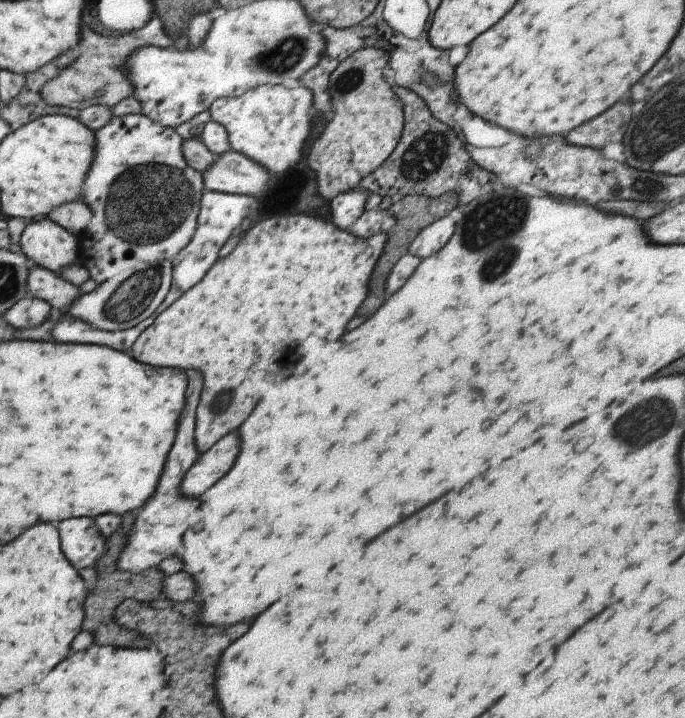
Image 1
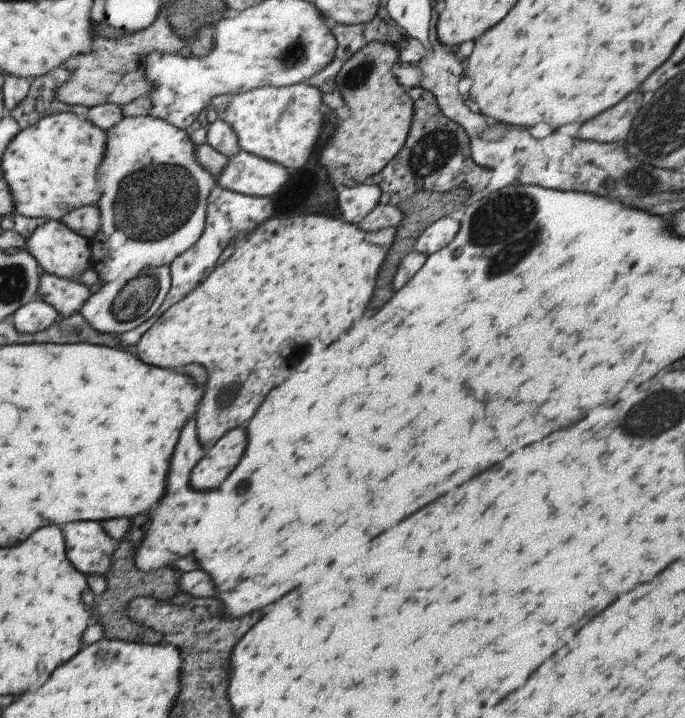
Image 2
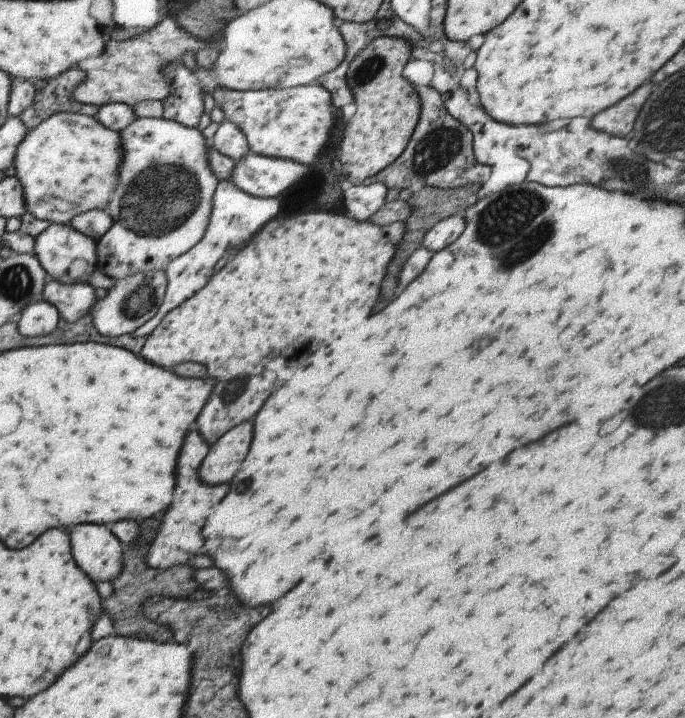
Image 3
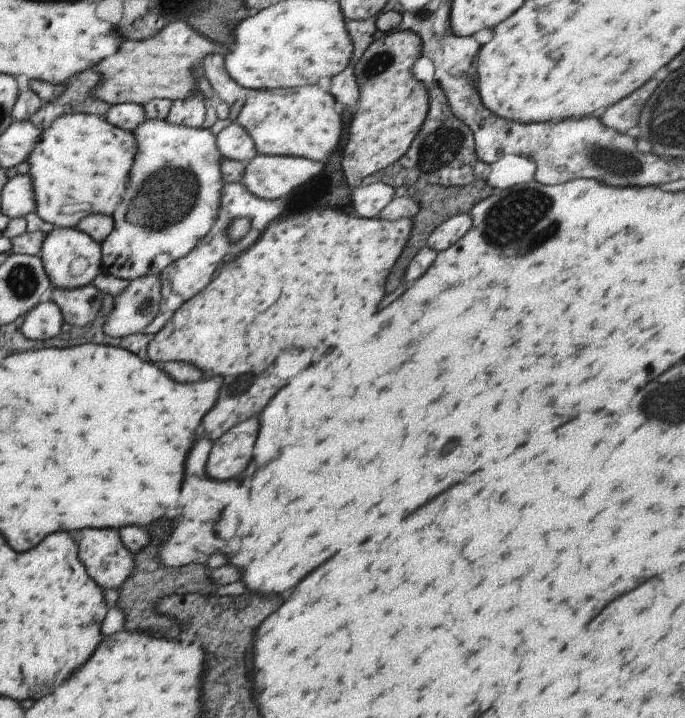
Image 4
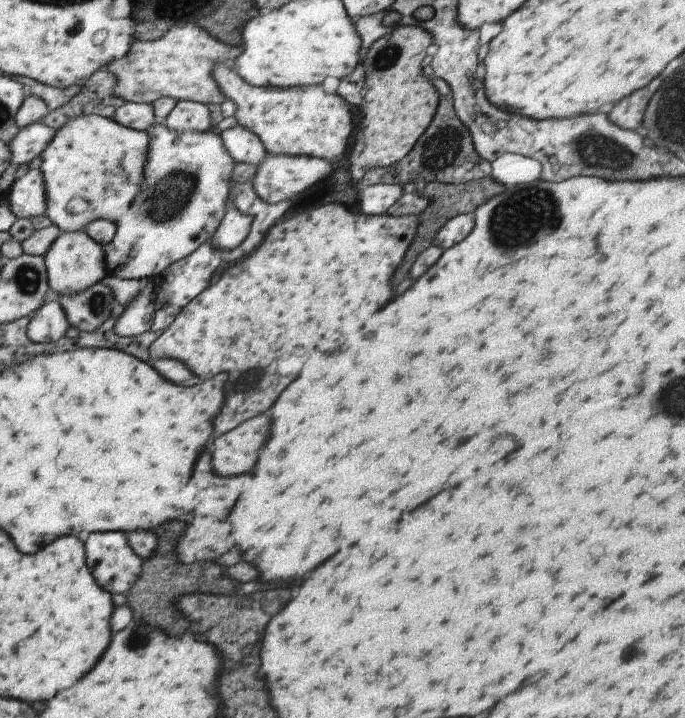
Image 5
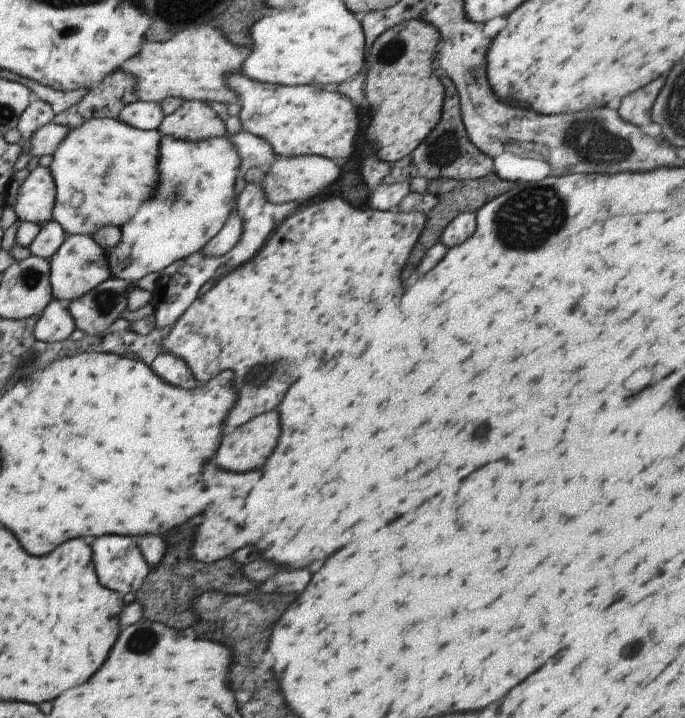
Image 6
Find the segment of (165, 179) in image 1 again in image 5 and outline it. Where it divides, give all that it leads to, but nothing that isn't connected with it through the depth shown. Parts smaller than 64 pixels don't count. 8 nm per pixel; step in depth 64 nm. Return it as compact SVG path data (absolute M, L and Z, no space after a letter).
M157 122L145 132L149 144L143 180L125 214L117 218L111 242L103 246L105 270L119 280L143 282L155 278L167 266L197 250L201 242L213 238L227 214L231 174L237 164L215 130L169 130Z

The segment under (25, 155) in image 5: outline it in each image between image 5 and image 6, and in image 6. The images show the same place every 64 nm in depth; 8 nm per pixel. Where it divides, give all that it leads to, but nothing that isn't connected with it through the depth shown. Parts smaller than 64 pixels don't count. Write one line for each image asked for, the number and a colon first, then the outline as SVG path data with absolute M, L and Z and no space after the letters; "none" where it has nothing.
6: M45 124L41 128L37 128L35 132L31 132L31 136L27 140L21 140L21 154L29 154L31 158L41 158L45 154L53 154L53 150L57 148L57 144L67 136L71 128L67 126L59 126L59 124Z

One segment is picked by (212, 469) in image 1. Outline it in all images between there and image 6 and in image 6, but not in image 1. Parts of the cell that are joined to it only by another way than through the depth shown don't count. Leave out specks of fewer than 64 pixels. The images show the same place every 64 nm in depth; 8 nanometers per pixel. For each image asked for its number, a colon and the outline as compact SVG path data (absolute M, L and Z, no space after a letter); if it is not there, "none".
2: M241 426L229 430L193 466L191 486L217 488L225 480L225 476L235 468L235 464L239 462L243 450L245 450L245 442L247 442L247 436Z
3: M251 420L225 432L205 454L199 476L207 484L229 482L239 464L243 462L251 442Z
4: M249 418L231 430L227 430L219 440L213 442L205 472L213 478L235 478L239 476L251 460L251 448L257 438L257 418Z
5: M259 414L213 440L211 466L215 474L233 476L249 472L269 436L269 414Z
6: M265 412L235 428L231 434L223 436L221 448L217 452L217 464L223 470L247 472L261 468L267 456L273 452L279 438L279 418L277 412Z

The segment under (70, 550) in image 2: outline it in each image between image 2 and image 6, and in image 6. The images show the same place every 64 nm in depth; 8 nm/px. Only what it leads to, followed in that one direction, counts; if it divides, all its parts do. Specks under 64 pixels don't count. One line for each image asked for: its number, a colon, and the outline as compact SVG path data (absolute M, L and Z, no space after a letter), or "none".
3: M75 526L69 534L69 552L75 562L75 566L91 580L91 582L109 582L115 580L121 574L123 568L123 544L117 542L117 538L111 534L107 526Z
4: M83 530L77 546L77 558L85 566L87 578L101 590L117 590L133 570L131 552L119 540L117 530Z
5: M103 532L103 534L89 534L85 540L85 566L91 570L91 578L95 578L95 584L105 590L107 594L127 594L127 590L133 586L133 582L141 574L143 560L131 552L125 534L121 532Z
6: M99 536L93 546L93 562L97 568L97 578L99 584L103 584L107 590L117 592L119 596L125 596L129 592L139 592L143 586L143 580L149 576L151 566L143 558L143 552L139 550L137 538L127 538L127 536Z

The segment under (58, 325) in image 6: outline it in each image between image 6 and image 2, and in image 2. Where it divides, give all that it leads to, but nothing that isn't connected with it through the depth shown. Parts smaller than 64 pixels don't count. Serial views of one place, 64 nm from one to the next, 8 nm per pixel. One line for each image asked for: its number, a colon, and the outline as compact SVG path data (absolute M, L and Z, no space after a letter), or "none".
2: M43 300L27 302L11 314L11 322L17 334L35 334L47 330L55 322L55 318L57 312Z
3: M33 302L27 304L17 318L17 330L23 338L37 338L53 332L57 328L59 314L47 302Z
4: M39 302L29 312L23 314L23 322L19 326L23 338L43 342L53 336L59 336L59 328L63 324L61 312L53 302Z
5: M49 300L47 304L41 304L27 322L25 334L33 344L51 344L65 336L65 330L69 328L67 318L59 306L57 300Z

